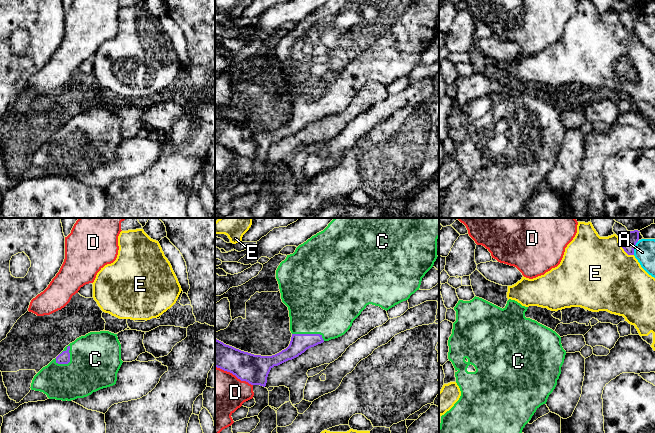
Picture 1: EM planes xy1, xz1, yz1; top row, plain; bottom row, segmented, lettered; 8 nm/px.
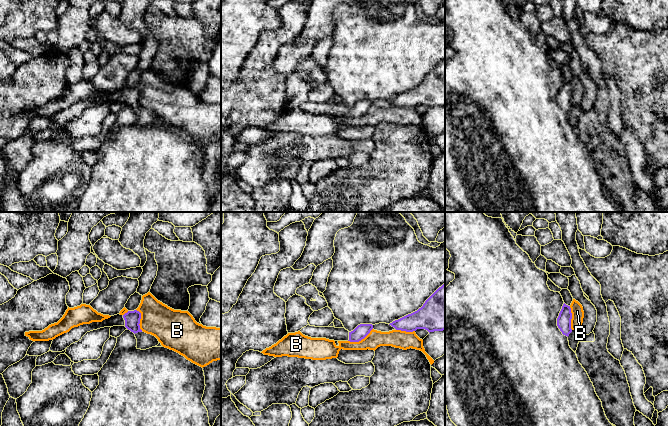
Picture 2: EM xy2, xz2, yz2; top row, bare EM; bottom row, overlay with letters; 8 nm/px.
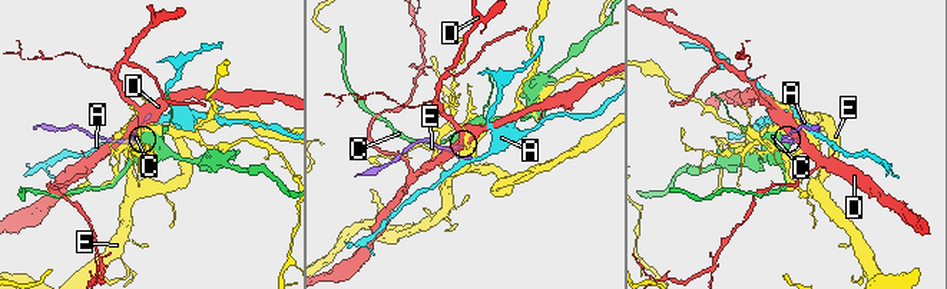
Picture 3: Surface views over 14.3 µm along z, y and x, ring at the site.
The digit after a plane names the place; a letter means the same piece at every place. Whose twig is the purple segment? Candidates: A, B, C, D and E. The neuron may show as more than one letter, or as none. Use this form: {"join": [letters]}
{"join": ["C"]}

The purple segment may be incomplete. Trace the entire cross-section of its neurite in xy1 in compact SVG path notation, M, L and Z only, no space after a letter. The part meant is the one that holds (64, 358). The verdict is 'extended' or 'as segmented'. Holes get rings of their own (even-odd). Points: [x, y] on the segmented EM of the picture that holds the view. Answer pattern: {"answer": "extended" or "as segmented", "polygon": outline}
{"answer": "extended", "polygon": "M109 331L90 332L70 343L43 367L34 376L30 388L43 392L49 399L71 401L84 398L100 389L115 385L122 363L121 344L117 334Z"}

